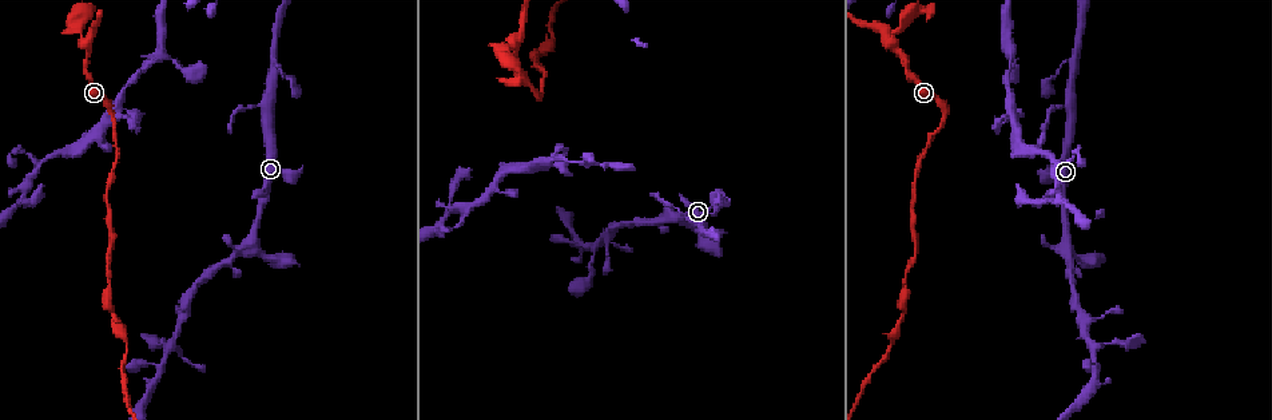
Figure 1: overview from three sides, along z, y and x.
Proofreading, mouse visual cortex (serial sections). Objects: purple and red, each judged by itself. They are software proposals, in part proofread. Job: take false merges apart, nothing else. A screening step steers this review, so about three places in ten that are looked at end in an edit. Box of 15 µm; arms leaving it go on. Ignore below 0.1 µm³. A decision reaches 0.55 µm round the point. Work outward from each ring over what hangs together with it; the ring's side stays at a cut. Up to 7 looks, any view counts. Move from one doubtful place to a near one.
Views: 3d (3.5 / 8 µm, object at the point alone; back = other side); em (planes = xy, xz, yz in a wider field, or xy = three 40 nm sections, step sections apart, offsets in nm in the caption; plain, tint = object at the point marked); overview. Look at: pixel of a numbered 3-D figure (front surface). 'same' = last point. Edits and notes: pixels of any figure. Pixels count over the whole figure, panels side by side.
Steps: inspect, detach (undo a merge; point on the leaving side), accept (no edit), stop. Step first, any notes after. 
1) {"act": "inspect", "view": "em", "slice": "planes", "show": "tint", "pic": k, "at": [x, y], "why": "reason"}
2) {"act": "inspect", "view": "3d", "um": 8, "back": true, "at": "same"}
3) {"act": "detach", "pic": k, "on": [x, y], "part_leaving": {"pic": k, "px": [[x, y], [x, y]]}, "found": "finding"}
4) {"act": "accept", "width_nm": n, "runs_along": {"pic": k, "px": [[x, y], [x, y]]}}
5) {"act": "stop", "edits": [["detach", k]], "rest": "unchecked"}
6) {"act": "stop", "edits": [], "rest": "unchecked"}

{"act": "inspect", "view": "3d", "um": 3.5, "pic": 1, "at": [87, 43]}

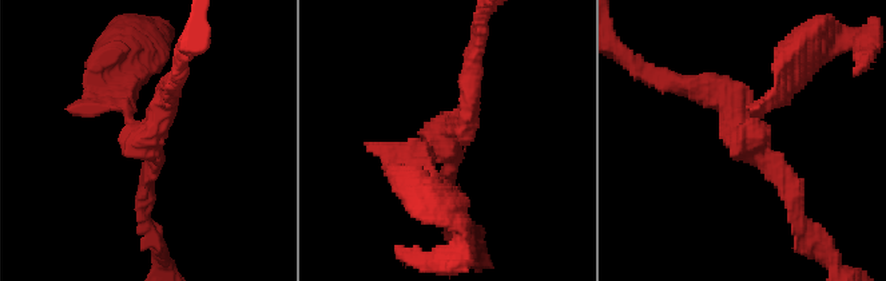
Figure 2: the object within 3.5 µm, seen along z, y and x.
{"act": "inspect", "view": "em", "slice": "xy", "step": 3, "show": "tint", "pic": 2, "at": [446, 147], "why": "shape alone is not enough"}

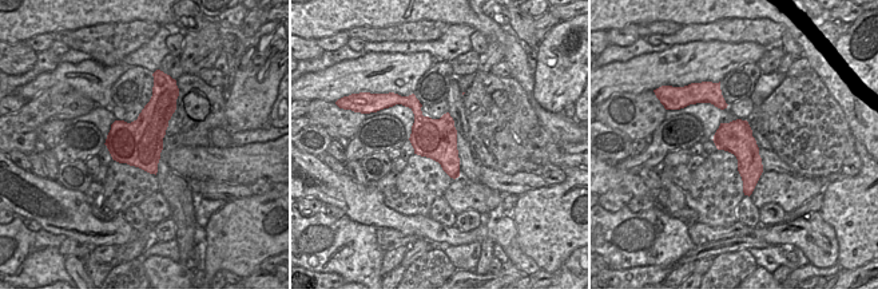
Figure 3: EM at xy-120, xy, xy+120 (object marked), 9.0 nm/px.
{"act": "detach", "pic": 2, "on": [767, 103], "found": "a second cell is stuck on"}

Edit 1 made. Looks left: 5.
{"act": "inspect", "view": "3d", "um": 3.5, "pic": 1, "at": [677, 220], "why": "a fork"}

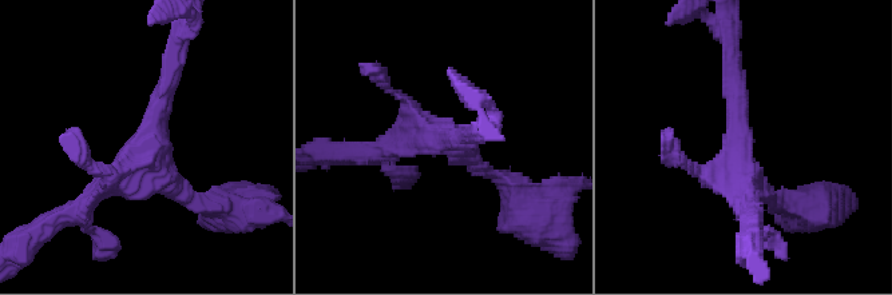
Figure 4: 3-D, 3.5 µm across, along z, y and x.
{"act": "inspect", "view": "em", "slice": "planes", "show": "tint", "pic": 4, "at": [141, 148], "why": "need the tissue"}

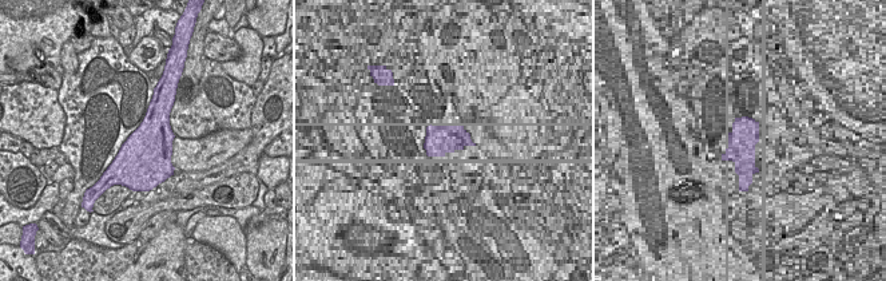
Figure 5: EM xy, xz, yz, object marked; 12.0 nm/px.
{"act": "accept", "runs_along": {"pic": 4, "px": [[171, 64], [142, 147], [76, 212]]}, "found": "continuous, no second cell"}

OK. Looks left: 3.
{"act": "inspect", "view": "3d", "um": 3.5, "pic": 1, "at": [167, 348], "why": "side arm on a straight run"}

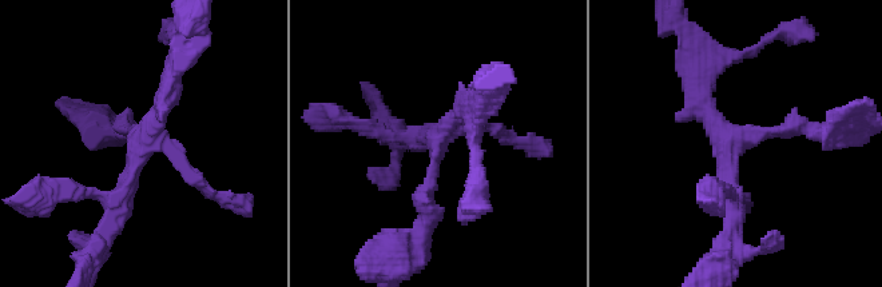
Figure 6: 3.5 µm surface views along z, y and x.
{"act": "inspect", "view": "em", "slice": "planes", "show": "tint", "pic": 6, "at": [440, 131]}

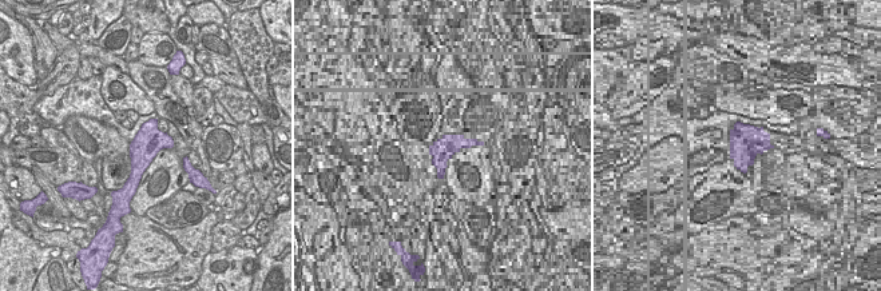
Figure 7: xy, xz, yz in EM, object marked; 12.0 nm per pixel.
{"act": "accept", "runs_along": {"pic": 6, "px": [[171, 71], [110, 226]]}, "found": "continuous, no second cell"}

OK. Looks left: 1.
{"act": "stop", "edits": [["detach", 2]], "rest": "unchecked"}

